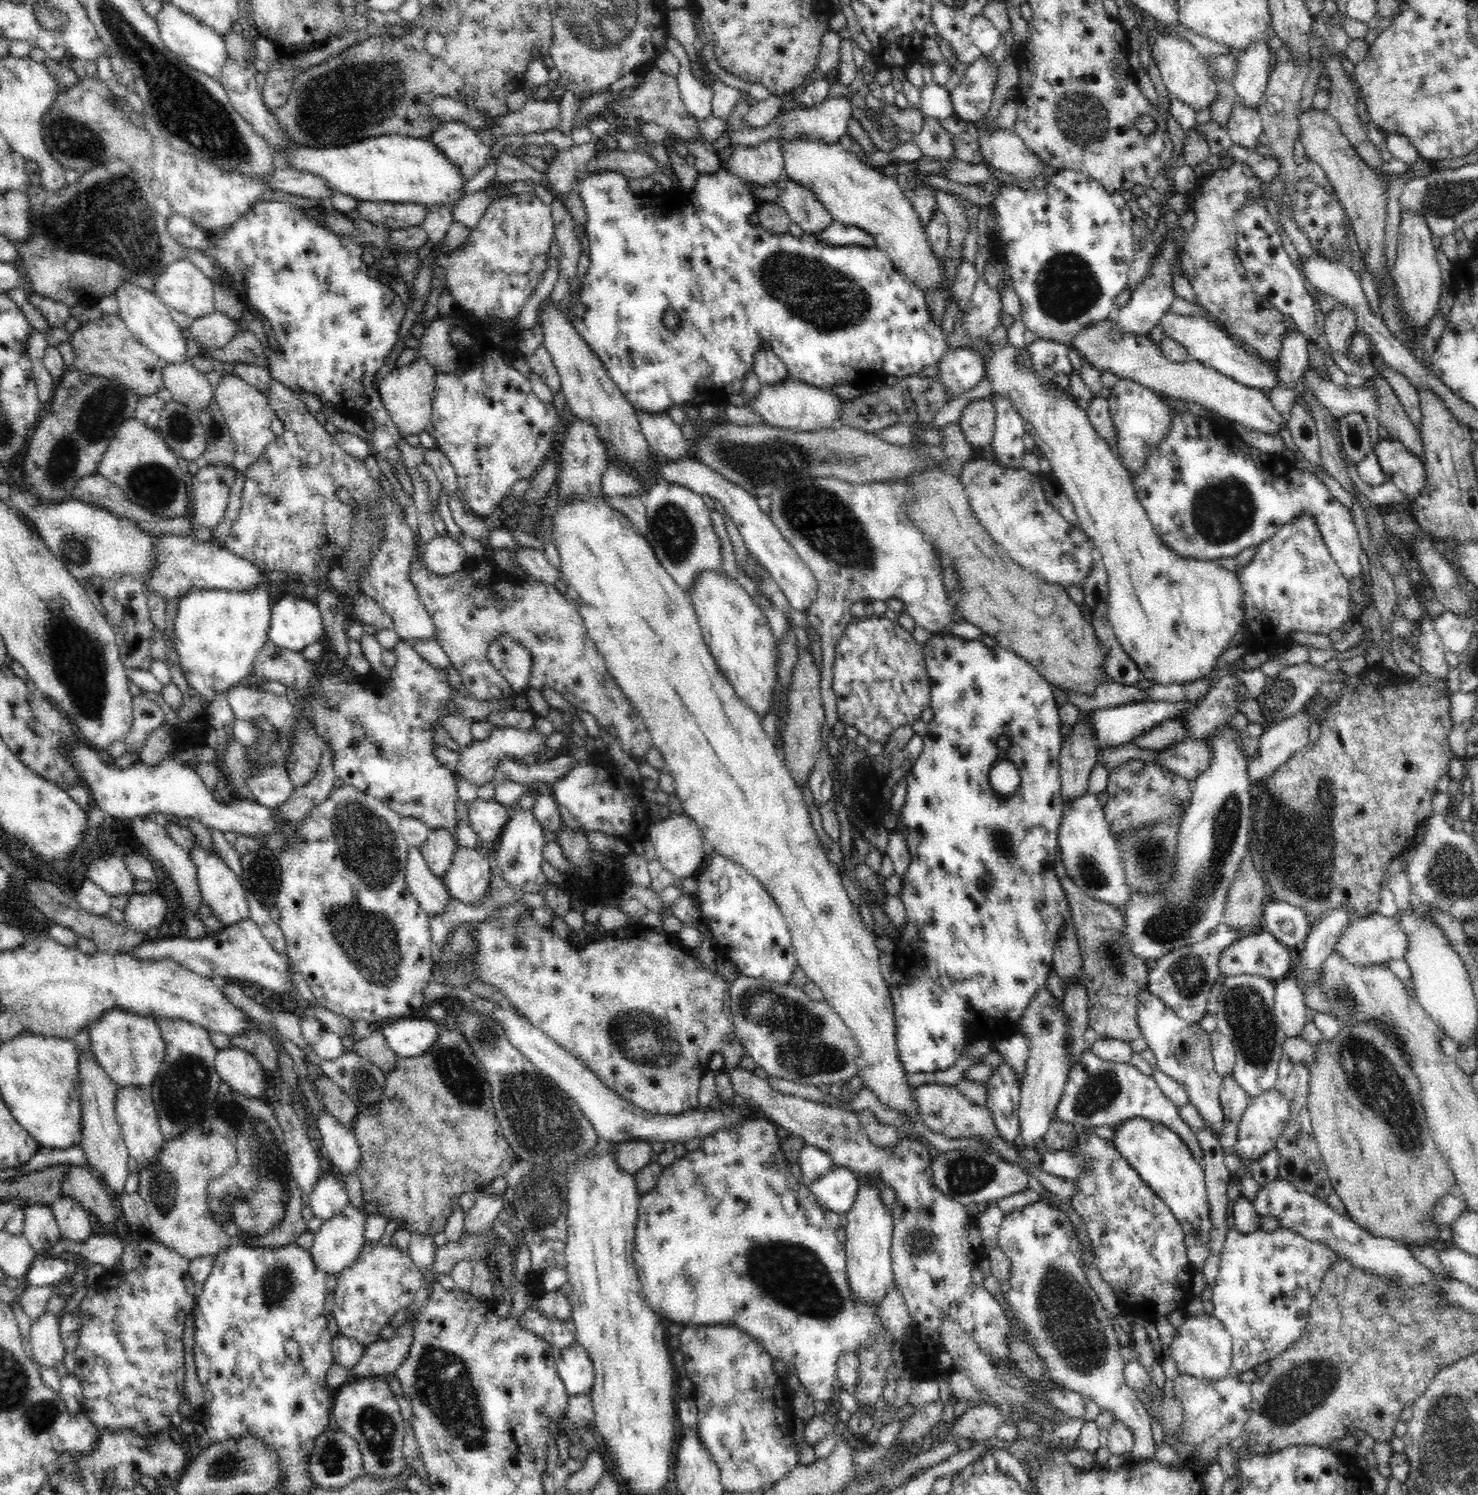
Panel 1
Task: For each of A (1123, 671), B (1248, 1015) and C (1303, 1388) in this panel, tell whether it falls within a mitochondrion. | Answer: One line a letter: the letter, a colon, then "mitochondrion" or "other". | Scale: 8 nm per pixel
A: other
B: mitochondrion
C: mitochondrion

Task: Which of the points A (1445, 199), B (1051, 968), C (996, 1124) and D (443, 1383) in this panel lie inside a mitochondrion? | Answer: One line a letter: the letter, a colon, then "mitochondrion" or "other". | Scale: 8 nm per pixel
A: mitochondrion
B: other
C: other
D: mitochondrion

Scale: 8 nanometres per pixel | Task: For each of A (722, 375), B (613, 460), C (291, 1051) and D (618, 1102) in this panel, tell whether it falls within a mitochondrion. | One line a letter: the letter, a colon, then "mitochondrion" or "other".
A: other
B: other
C: other
D: other

